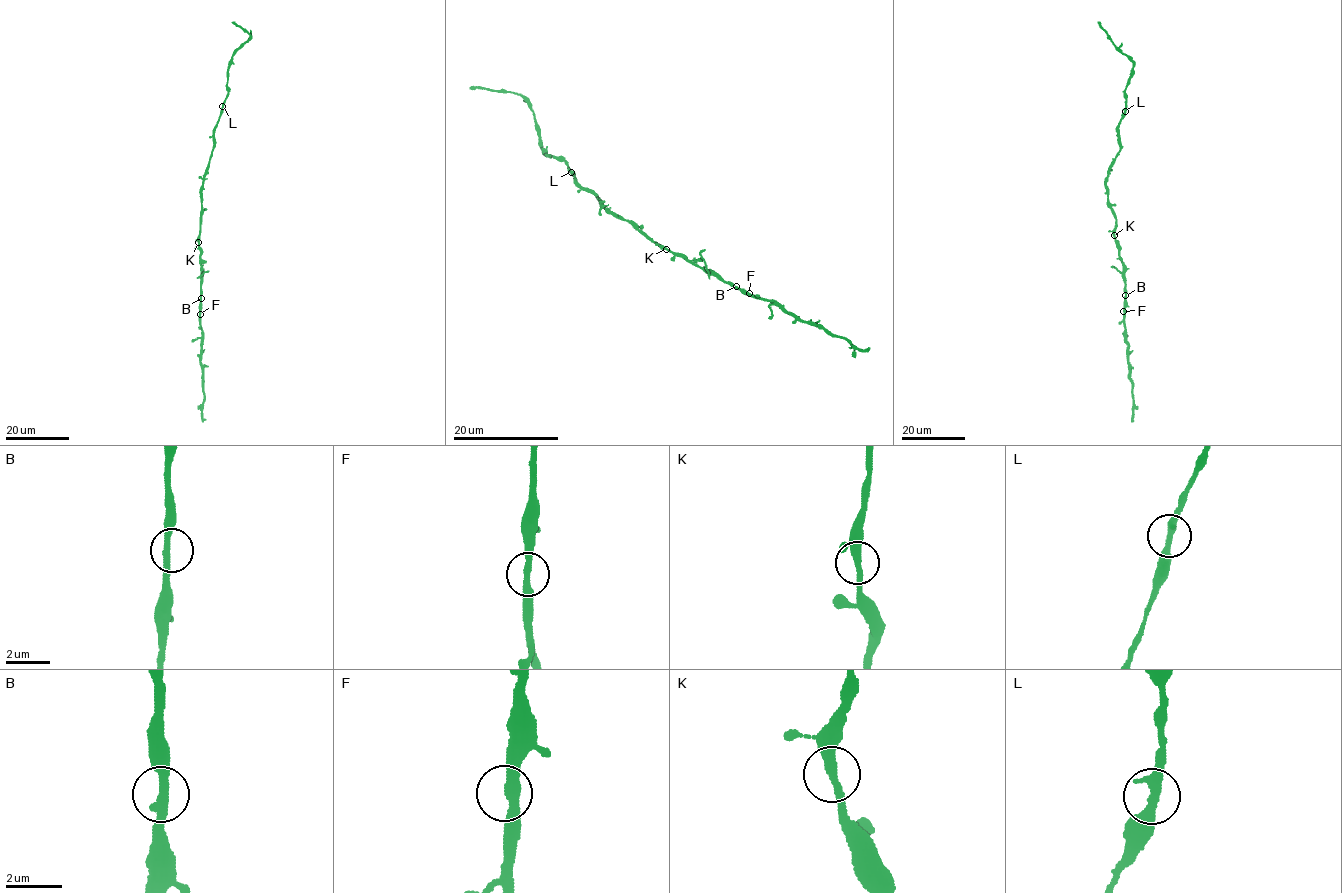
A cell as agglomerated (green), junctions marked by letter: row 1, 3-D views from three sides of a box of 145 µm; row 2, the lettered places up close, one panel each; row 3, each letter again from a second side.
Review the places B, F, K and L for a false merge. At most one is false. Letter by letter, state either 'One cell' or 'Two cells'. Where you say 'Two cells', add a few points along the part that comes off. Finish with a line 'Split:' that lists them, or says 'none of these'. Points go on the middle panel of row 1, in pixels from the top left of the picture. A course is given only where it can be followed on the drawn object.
B: One cell
F: One cell
K: One cell
L: One cell
Split: none of these

